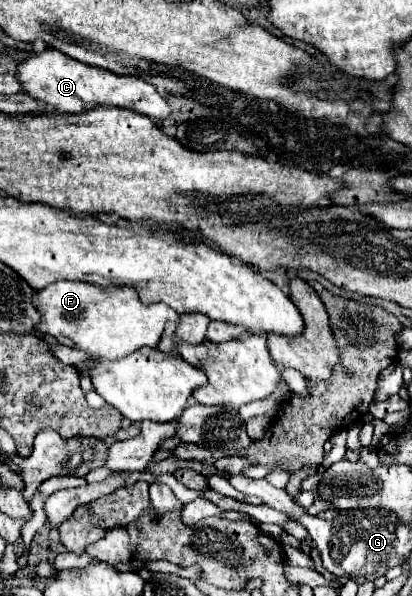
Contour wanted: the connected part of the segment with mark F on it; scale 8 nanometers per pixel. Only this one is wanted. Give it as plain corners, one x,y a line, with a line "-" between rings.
56,281
48,285
46,289
36,293
36,307
42,313
42,321
36,325
36,331
52,335
60,345
76,347
82,351
88,351
100,359
122,359
124,355
134,353
140,347
156,347
156,343
162,339
166,323
180,321
180,315
172,311
166,303
150,303
144,305
140,299
140,291
128,285
112,285
112,287
100,287
94,283
84,281

